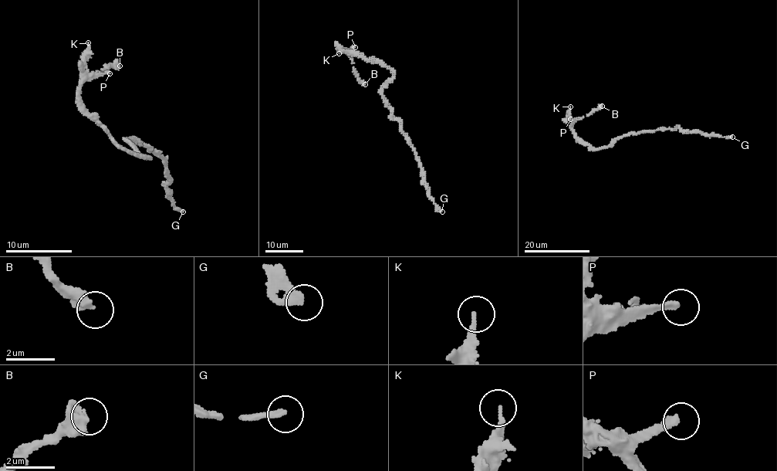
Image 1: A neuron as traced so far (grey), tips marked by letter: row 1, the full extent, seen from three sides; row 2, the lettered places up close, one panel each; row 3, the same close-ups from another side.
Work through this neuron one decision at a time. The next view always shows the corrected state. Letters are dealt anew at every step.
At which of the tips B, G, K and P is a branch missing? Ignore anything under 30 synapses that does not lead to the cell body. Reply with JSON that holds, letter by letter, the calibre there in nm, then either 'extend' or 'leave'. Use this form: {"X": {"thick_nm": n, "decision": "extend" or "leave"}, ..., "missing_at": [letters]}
{"B": {"thick_nm": 340, "decision": "leave"}, "G": {"thick_nm": 280, "decision": "leave"}, "K": {"thick_nm": 180, "decision": "extend"}, "P": {"thick_nm": 240, "decision": "extend"}, "missing_at": ["K", "P"]}

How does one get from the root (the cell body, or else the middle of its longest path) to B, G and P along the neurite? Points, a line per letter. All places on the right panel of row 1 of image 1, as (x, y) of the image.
B: (619, 138), (609, 146), (595, 149), (583, 144), (574, 133), (573, 122), (602, 106)
G: (619, 138), (633, 133), (677, 128), (701, 132), (708, 135), (732, 137)
P: (619, 138), (609, 146), (592, 149), (575, 134), (570, 119)

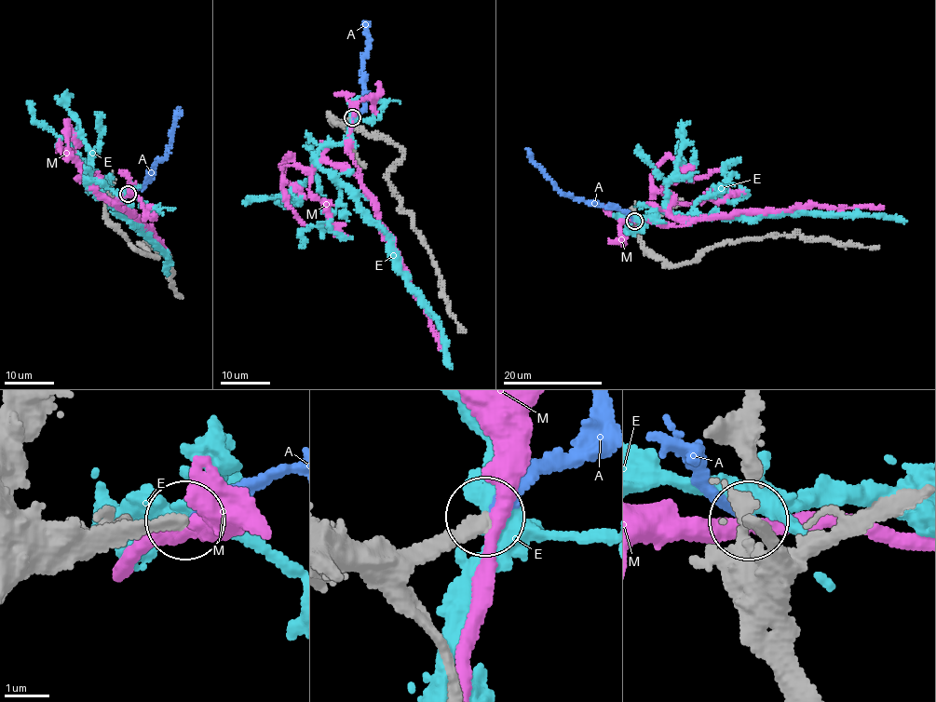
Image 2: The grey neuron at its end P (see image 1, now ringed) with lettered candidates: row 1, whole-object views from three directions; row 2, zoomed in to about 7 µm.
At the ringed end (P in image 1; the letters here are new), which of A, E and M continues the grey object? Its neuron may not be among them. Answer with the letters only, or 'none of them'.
A

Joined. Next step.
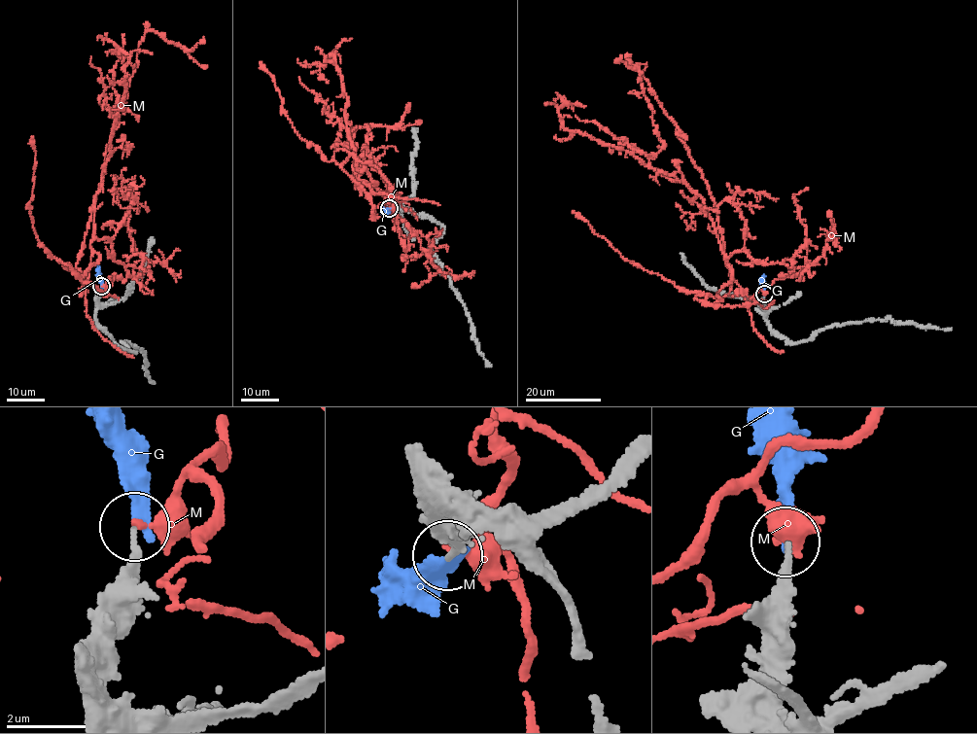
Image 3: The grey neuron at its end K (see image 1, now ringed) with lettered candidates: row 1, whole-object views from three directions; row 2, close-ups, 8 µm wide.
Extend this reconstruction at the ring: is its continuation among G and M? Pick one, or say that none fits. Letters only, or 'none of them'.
G

